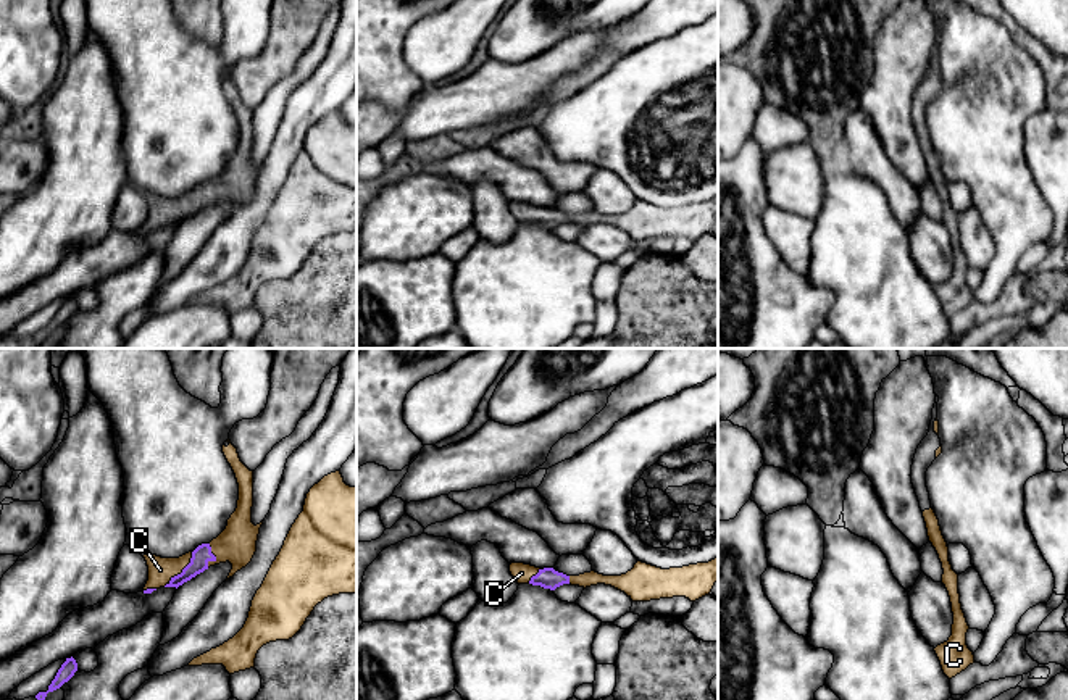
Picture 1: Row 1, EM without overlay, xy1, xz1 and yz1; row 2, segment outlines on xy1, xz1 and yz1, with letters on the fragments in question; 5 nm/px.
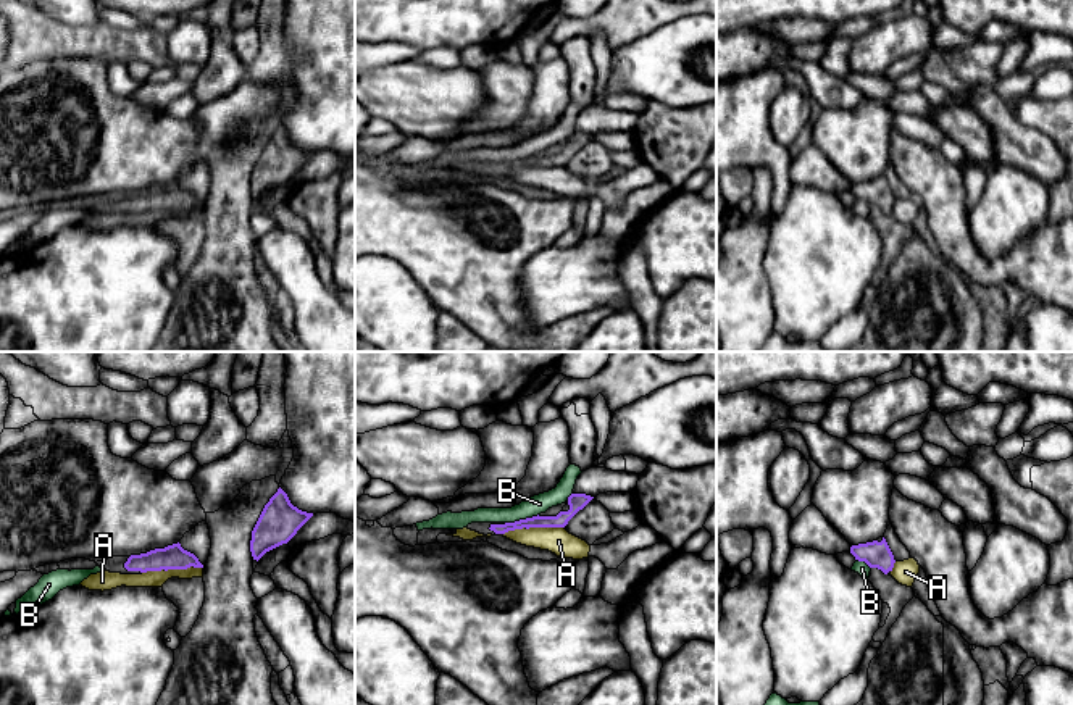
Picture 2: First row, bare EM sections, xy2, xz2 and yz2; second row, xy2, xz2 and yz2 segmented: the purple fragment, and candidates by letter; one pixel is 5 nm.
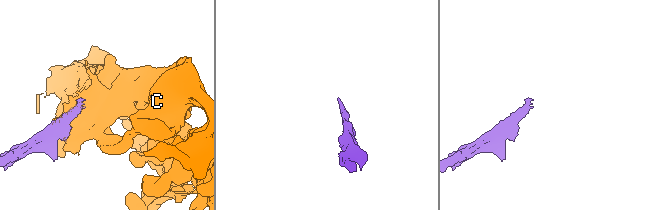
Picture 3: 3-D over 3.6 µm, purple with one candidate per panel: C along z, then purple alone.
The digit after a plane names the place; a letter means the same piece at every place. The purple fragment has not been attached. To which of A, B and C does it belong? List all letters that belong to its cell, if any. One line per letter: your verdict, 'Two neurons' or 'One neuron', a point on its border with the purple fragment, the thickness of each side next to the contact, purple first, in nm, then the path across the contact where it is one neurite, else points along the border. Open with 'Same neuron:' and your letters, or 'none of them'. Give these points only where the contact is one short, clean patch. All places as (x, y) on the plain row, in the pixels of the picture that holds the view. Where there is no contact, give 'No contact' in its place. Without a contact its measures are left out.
Same neuron: C
A: Two neurons. Touches purple at xz2 (531, 165). Thickness 70 nm (purple) against 140 nm. Boundary: xz2 (563, 165), (515, 166), (499, 173)
B: Two neurons. Touches purple at xz2 (521, 158). Thickness 70 nm (purple) against 100 nm. Boundary: xz2 (538, 152), (505, 162)
C: One neuron. Touches purple at xy1 (183, 210). Thickness 90 nm (purple) against 130 nm

